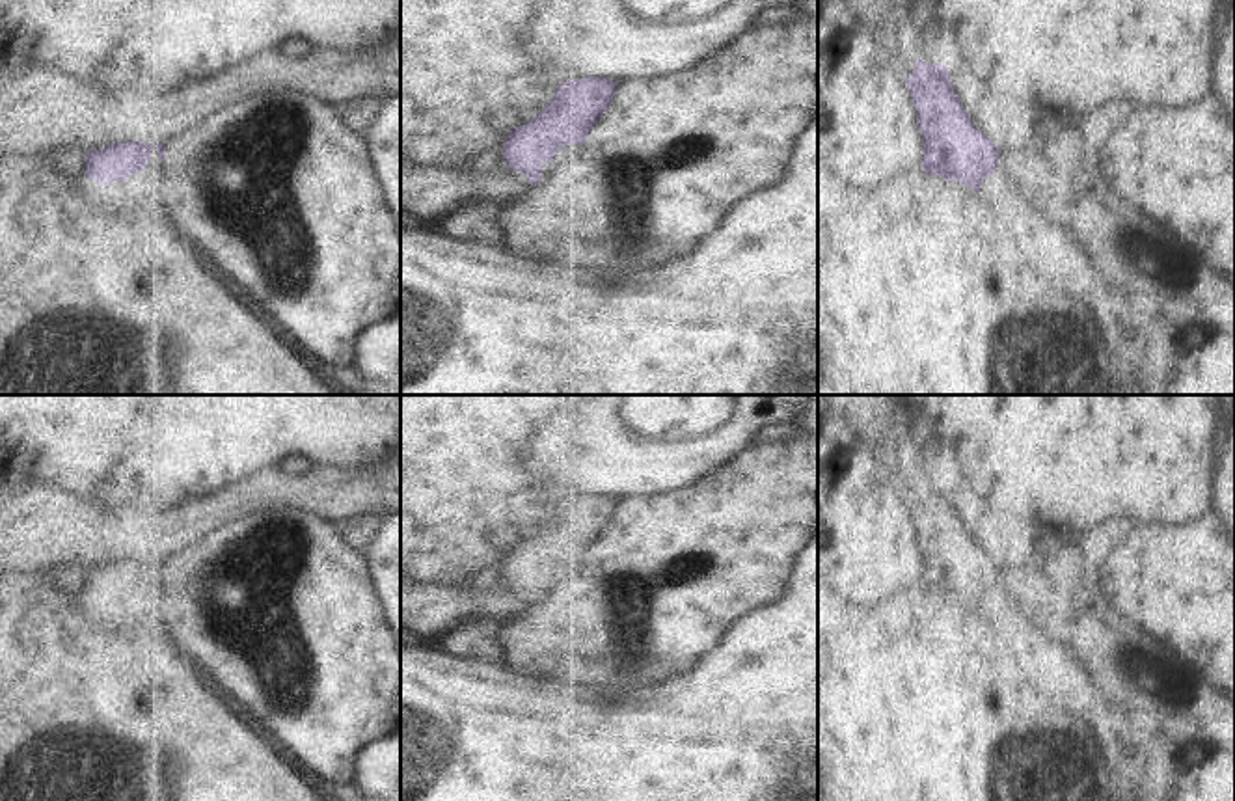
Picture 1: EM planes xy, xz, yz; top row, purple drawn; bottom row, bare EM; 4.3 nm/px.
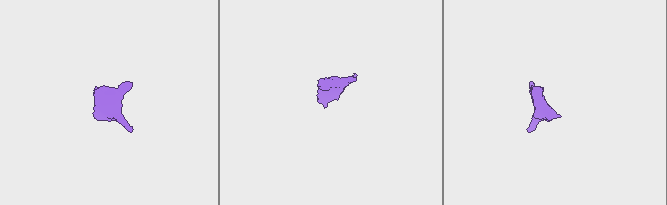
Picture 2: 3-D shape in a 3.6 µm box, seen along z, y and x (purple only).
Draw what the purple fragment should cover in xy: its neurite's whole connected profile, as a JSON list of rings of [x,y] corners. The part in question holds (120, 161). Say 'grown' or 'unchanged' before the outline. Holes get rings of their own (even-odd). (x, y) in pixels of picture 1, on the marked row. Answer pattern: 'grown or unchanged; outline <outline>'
grown; outline [[[119,142],[88,153],[86,177],[101,184],[95,207],[170,212],[168,171],[151,160],[153,143]]]

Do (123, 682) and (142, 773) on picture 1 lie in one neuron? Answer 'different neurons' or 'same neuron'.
same neuron

